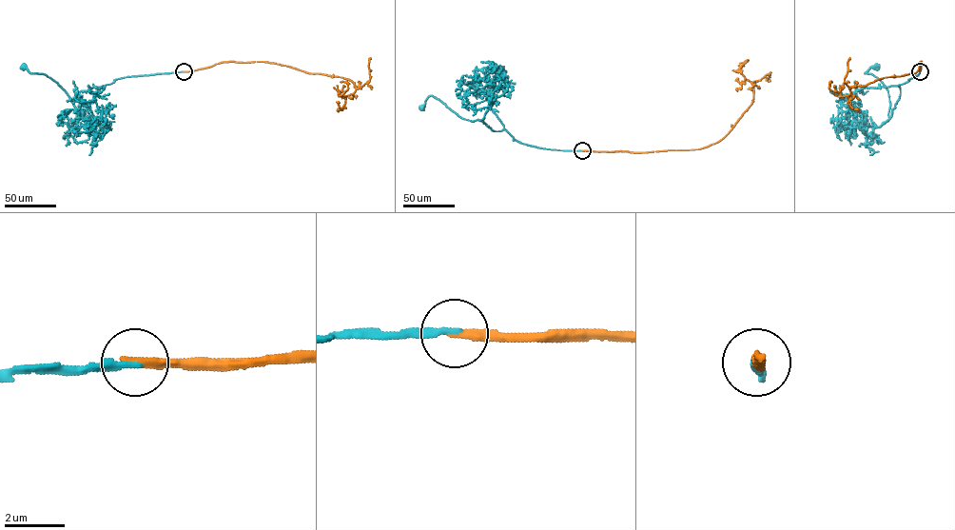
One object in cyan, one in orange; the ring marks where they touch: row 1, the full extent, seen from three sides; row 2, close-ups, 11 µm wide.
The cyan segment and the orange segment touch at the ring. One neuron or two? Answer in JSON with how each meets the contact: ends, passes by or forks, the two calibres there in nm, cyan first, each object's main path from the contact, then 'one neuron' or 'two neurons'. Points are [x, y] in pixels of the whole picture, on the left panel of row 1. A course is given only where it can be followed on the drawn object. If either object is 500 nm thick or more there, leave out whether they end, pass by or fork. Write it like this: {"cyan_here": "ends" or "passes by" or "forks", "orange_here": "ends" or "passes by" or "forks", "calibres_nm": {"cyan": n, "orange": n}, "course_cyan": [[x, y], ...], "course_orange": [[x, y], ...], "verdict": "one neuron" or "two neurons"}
{"cyan_here": "ends", "orange_here": "ends", "calibres_nm": {"cyan": 200, "orange": 280}, "course_cyan": [[184, 71], [114, 79], [96, 93], [83, 120], [68, 95], [56, 82], [46, 75], [30, 73], [23, 67]], "course_orange": [[184, 71], [224, 62], [267, 62], [348, 79], [355, 91], [341, 96], [348, 88], [341, 82]], "verdict": "one neuron"}

